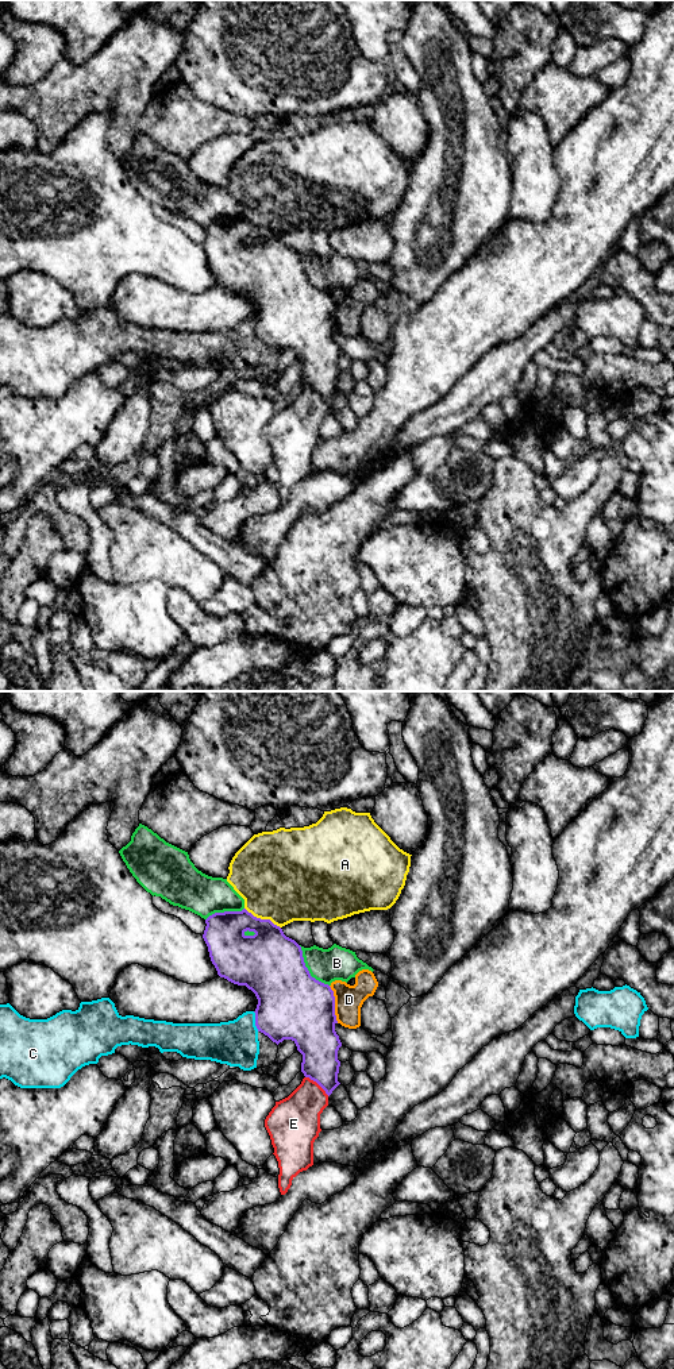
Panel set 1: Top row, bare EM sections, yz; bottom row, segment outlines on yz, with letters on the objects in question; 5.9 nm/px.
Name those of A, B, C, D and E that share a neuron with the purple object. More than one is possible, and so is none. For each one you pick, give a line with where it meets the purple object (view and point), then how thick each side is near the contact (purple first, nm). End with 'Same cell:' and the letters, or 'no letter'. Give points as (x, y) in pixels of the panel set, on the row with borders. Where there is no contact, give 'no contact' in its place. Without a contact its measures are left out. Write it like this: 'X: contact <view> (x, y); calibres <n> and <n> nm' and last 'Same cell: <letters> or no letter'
D: contact yz (334, 1005); calibres 420 and 170 nm
Same cell: D

